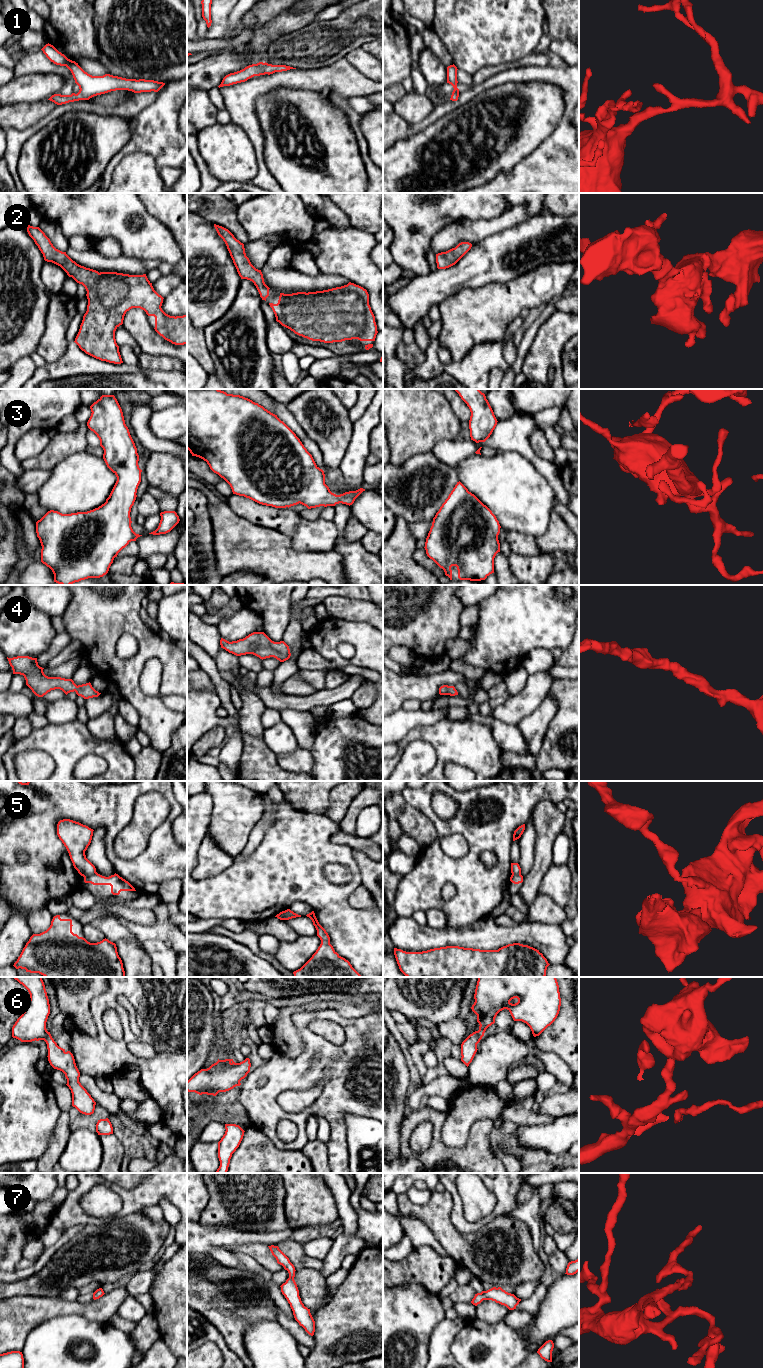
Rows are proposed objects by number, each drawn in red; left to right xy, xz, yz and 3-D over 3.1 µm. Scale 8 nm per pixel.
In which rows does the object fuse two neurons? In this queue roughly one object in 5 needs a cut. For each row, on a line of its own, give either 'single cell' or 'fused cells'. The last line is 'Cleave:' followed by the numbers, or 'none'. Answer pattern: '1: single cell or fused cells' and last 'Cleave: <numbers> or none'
1: single cell
2: single cell
3: single cell
4: single cell
5: fused cells
6: single cell
7: single cell
Cleave: 5

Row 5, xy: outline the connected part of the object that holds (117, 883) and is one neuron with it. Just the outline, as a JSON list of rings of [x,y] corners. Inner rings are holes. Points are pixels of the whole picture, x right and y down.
[[[96,872],[88,877],[84,877],[84,882],[93,885],[110,885],[113,895],[119,895],[121,891],[136,891],[128,881],[116,873],[109,877],[105,877]]]

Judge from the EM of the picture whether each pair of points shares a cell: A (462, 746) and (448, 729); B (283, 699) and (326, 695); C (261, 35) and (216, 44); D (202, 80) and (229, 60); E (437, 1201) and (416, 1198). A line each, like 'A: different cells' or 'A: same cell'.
A: same cell
B: same cell
C: different cells
D: same cell
E: different cells

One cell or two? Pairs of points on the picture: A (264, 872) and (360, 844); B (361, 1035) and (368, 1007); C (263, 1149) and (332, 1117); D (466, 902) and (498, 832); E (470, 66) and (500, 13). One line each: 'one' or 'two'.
A: two
B: two
C: two
D: one
E: one

